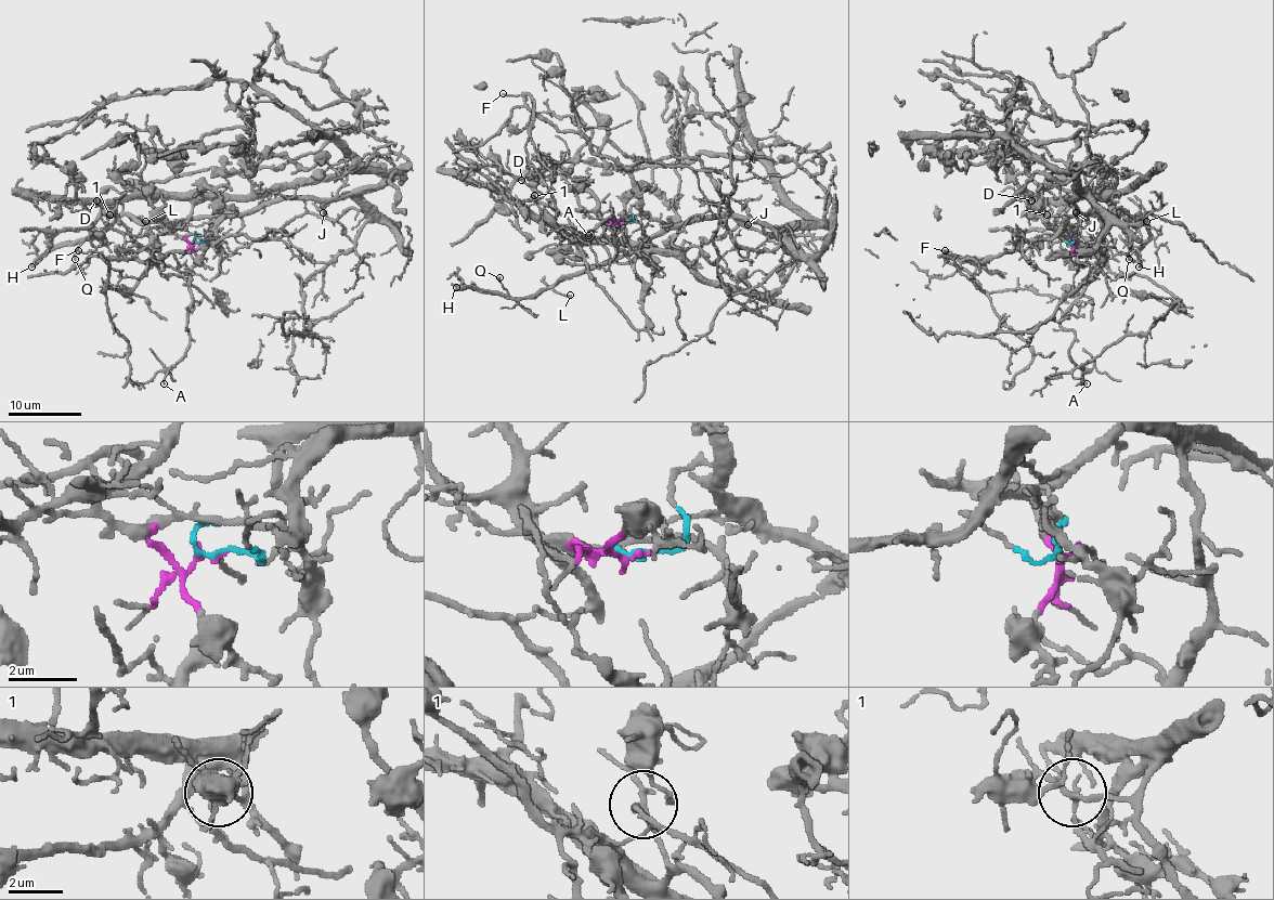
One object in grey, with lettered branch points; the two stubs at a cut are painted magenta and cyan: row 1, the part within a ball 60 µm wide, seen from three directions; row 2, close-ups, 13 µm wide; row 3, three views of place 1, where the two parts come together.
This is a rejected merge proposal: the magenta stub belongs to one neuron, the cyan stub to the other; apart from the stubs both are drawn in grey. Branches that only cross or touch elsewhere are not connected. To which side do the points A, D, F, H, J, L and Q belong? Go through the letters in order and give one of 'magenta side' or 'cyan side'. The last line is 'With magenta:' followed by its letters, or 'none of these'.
A: cyan side
D: magenta side
F: cyan side
H: cyan side
J: cyan side
L: cyan side
Q: cyan side
With magenta: D

